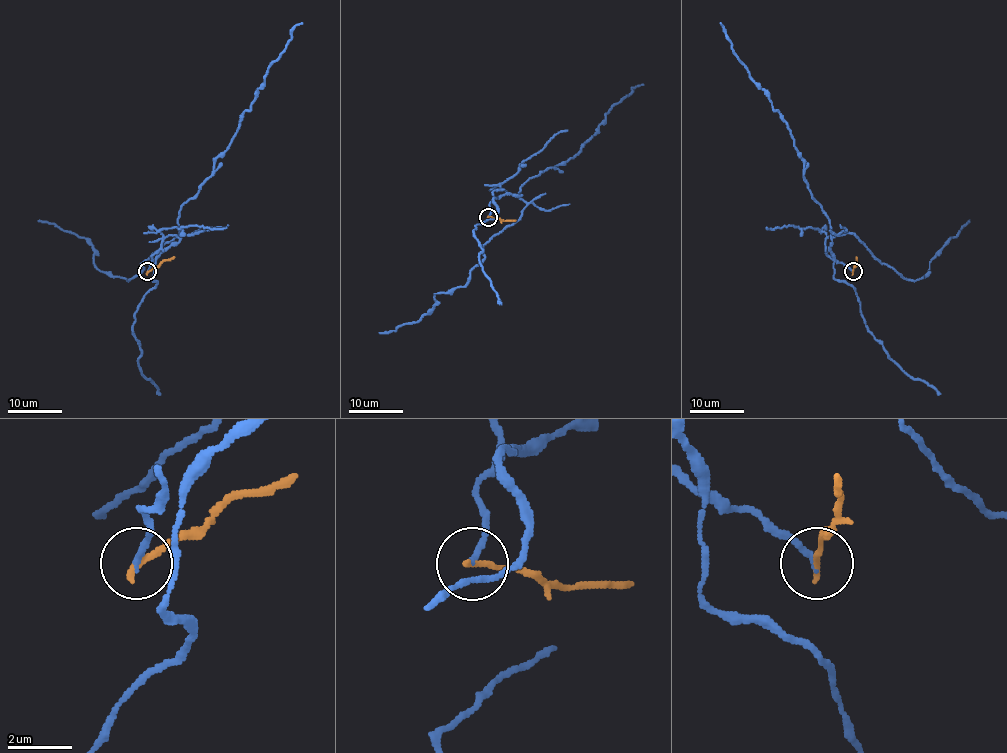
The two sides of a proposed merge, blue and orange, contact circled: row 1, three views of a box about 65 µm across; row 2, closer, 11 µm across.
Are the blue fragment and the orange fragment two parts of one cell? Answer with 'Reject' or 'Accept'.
Reject

